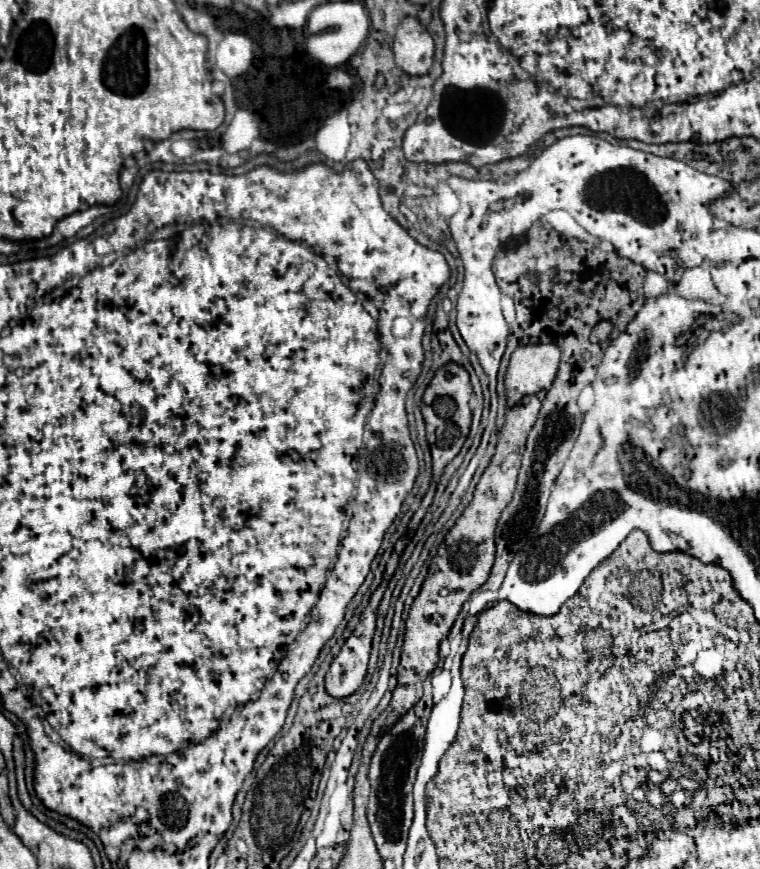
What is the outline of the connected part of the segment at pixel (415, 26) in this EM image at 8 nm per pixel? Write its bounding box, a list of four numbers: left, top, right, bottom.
[394,18,432,76]

